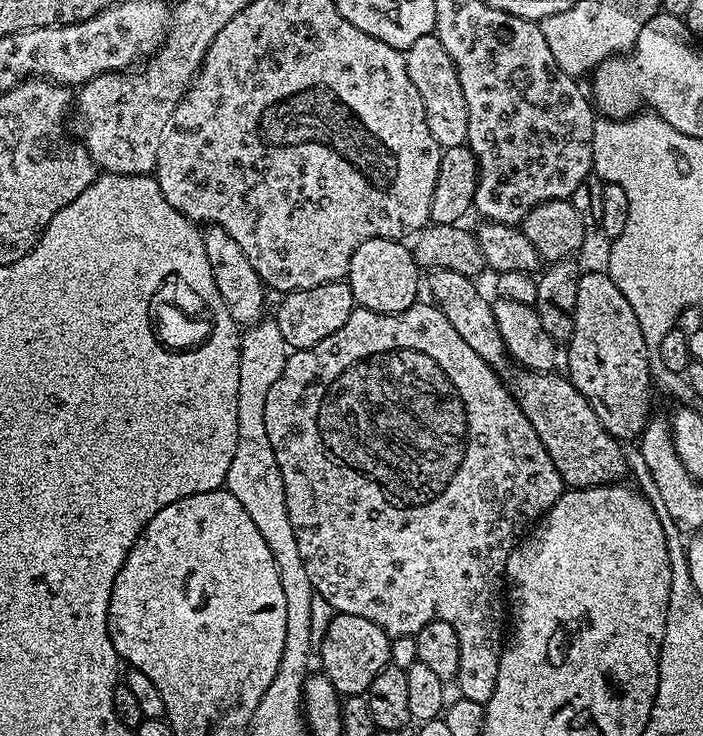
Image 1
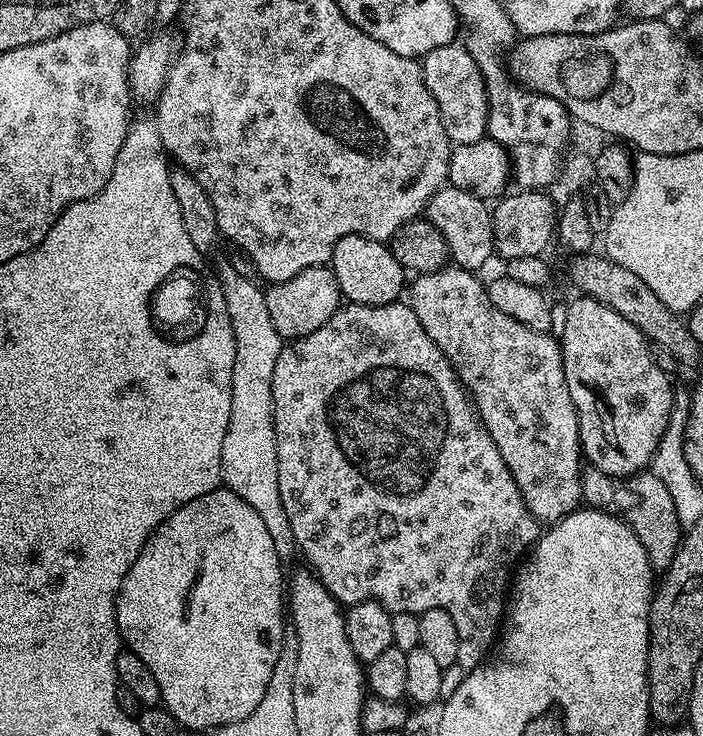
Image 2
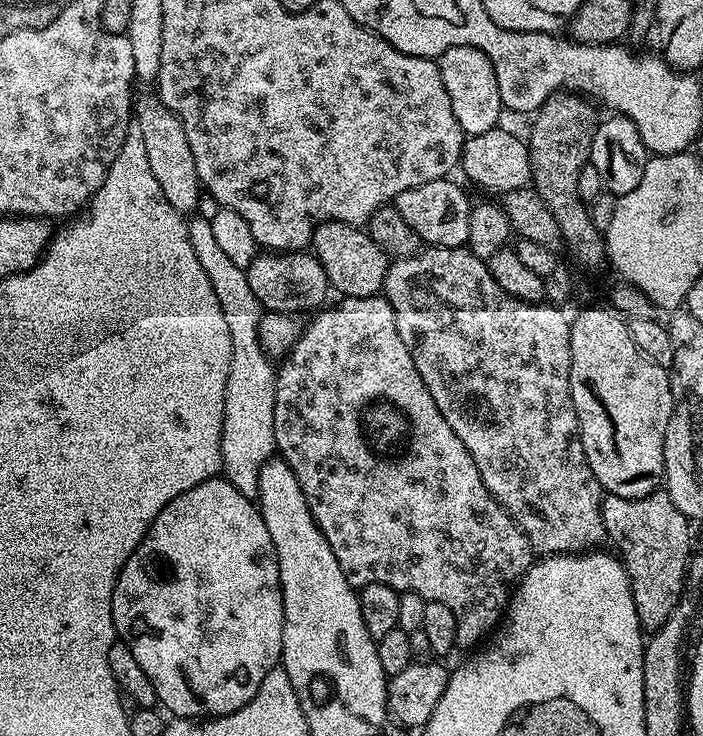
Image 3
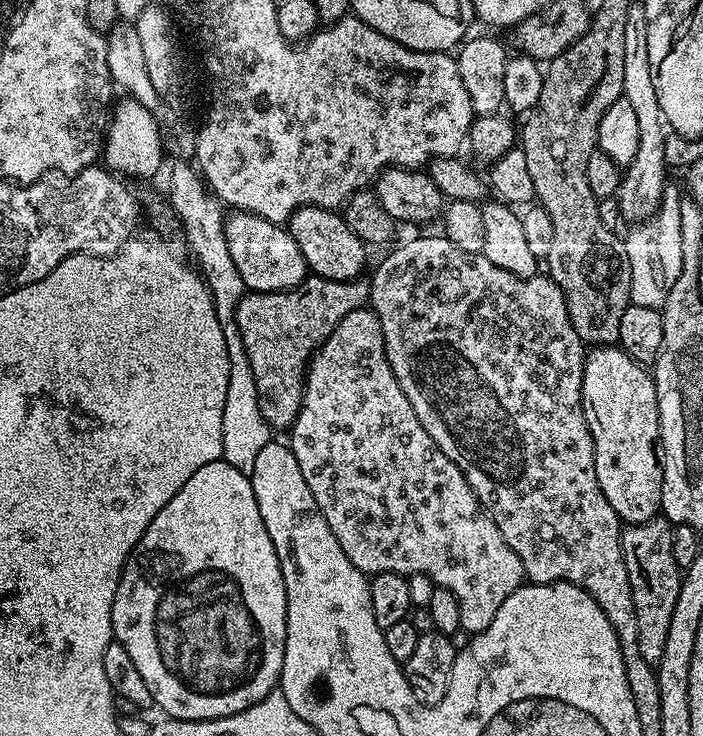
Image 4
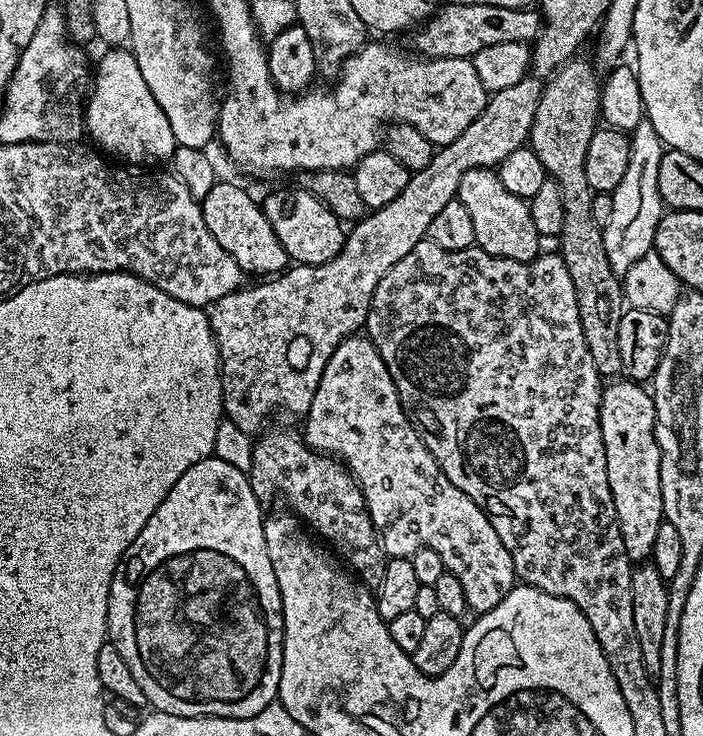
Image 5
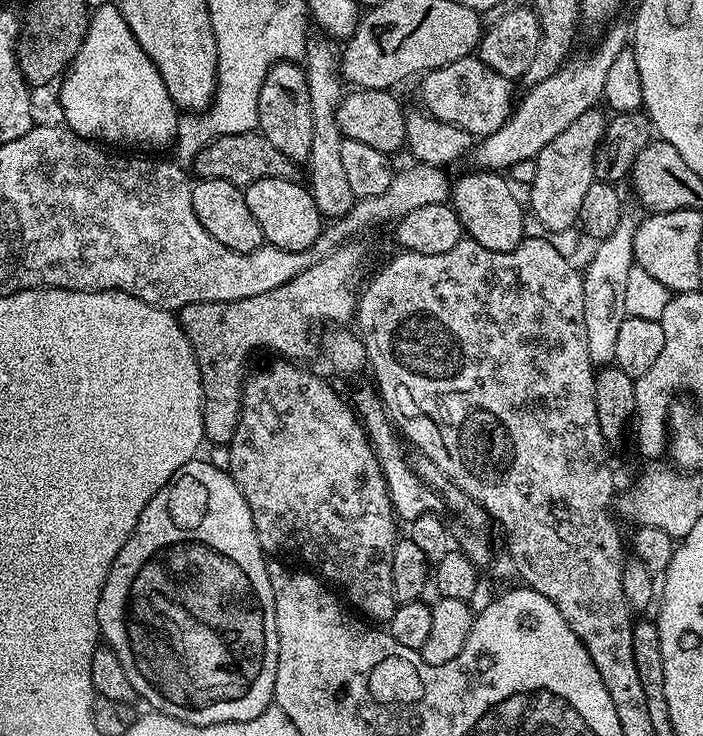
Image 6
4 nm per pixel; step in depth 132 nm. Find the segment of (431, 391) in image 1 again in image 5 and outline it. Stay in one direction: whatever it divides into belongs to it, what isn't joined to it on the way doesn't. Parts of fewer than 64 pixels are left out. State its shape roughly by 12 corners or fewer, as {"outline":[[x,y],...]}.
{"outline":[[367,335],[302,435],[356,479],[385,557],[423,548],[476,614],[517,587]]}

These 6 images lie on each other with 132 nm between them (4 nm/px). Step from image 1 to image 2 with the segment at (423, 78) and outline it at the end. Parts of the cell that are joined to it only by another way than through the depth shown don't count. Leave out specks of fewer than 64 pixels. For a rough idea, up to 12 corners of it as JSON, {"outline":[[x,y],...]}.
{"outline":[[463,43],[422,58],[449,144],[488,134],[486,82]]}

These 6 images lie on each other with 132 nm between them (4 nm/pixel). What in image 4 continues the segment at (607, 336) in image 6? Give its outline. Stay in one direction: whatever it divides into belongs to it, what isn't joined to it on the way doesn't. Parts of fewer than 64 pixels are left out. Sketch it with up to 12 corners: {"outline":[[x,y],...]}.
{"outline":[[634,2],[624,32],[622,99],[638,146],[622,172],[625,221],[647,220],[664,196],[666,135],[650,79],[646,14]]}

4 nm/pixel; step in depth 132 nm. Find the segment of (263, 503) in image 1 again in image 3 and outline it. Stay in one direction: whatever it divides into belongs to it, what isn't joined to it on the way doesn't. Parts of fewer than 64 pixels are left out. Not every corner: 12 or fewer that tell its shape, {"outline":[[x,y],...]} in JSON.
{"outline":[[187,221],[230,329],[222,476],[256,498],[276,452],[277,369],[247,271]]}

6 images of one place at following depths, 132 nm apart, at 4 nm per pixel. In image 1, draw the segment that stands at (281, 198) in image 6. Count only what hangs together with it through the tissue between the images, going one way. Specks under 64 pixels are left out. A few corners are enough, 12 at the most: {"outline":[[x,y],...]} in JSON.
{"outline":[[370,238],[346,282],[359,307],[417,303],[422,270],[407,243]]}

